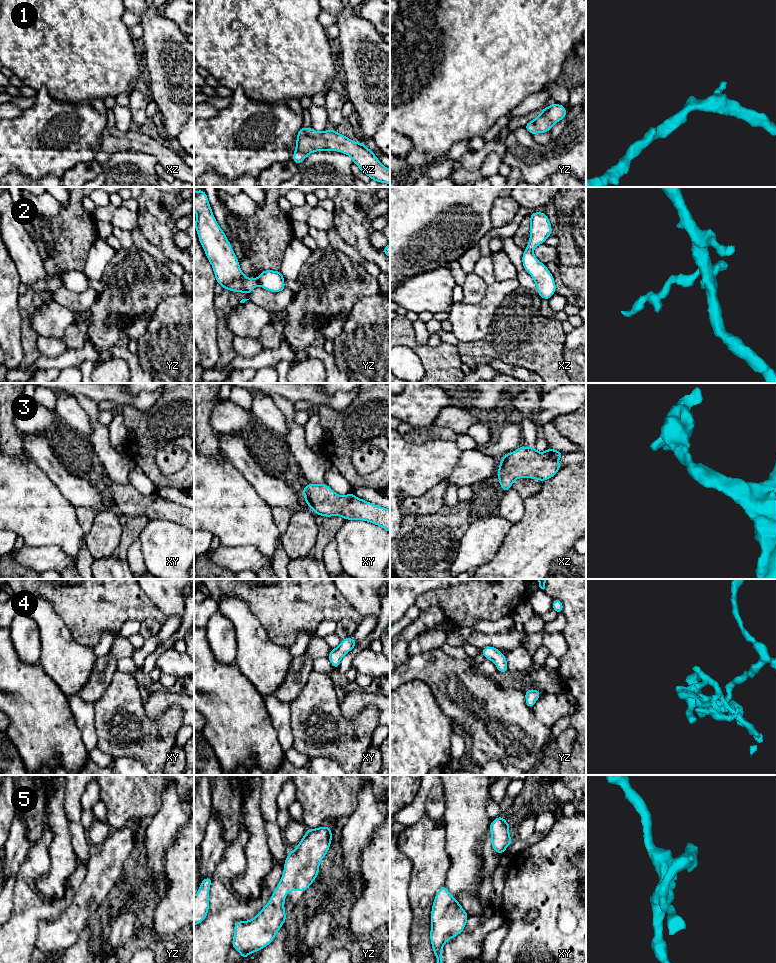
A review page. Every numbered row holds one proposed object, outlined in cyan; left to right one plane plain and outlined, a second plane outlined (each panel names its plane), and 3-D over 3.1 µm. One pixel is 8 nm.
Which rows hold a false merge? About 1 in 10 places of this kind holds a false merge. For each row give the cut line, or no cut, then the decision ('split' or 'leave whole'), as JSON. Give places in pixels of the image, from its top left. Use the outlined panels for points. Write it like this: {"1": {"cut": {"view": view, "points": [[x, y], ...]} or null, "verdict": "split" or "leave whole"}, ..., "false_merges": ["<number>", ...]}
{"1": {"cut": null, "verdict": "leave whole"}, "2": {"cut": null, "verdict": "leave whole"}, "3": {"cut": null, "verdict": "leave whole"}, "4": {"cut": null, "verdict": "leave whole"}, "5": {"cut": null, "verdict": "leave whole"}, "false_merges": []}

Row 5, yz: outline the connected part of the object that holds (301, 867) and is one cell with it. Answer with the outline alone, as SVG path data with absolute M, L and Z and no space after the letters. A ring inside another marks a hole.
M329 826L308 829L296 848L288 853L284 862L283 875L270 901L253 919L235 922L232 947L241 954L242 959L247 958L252 952L265 948L274 940L287 918L284 908L286 894L289 891L306 891L310 887L319 874L319 864L327 855L332 838L333 835Z

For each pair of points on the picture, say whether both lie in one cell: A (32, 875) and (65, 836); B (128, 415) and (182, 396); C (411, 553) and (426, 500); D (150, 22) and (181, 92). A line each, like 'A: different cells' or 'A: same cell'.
A: different cells
B: same cell
C: different cells
D: same cell

